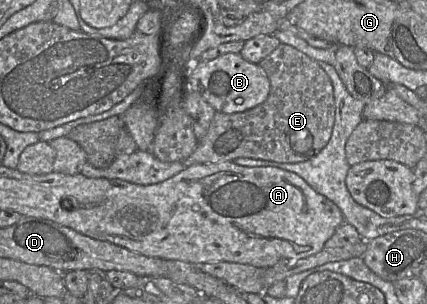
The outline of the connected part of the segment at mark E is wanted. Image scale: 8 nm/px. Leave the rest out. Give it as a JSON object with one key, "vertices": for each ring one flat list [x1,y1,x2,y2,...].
{"vertices":[[281,44,258,66,270,82,266,101,244,112,216,112,210,127,185,167,251,158,277,163,304,162,329,142,335,121,332,82,319,63,292,46]]}

